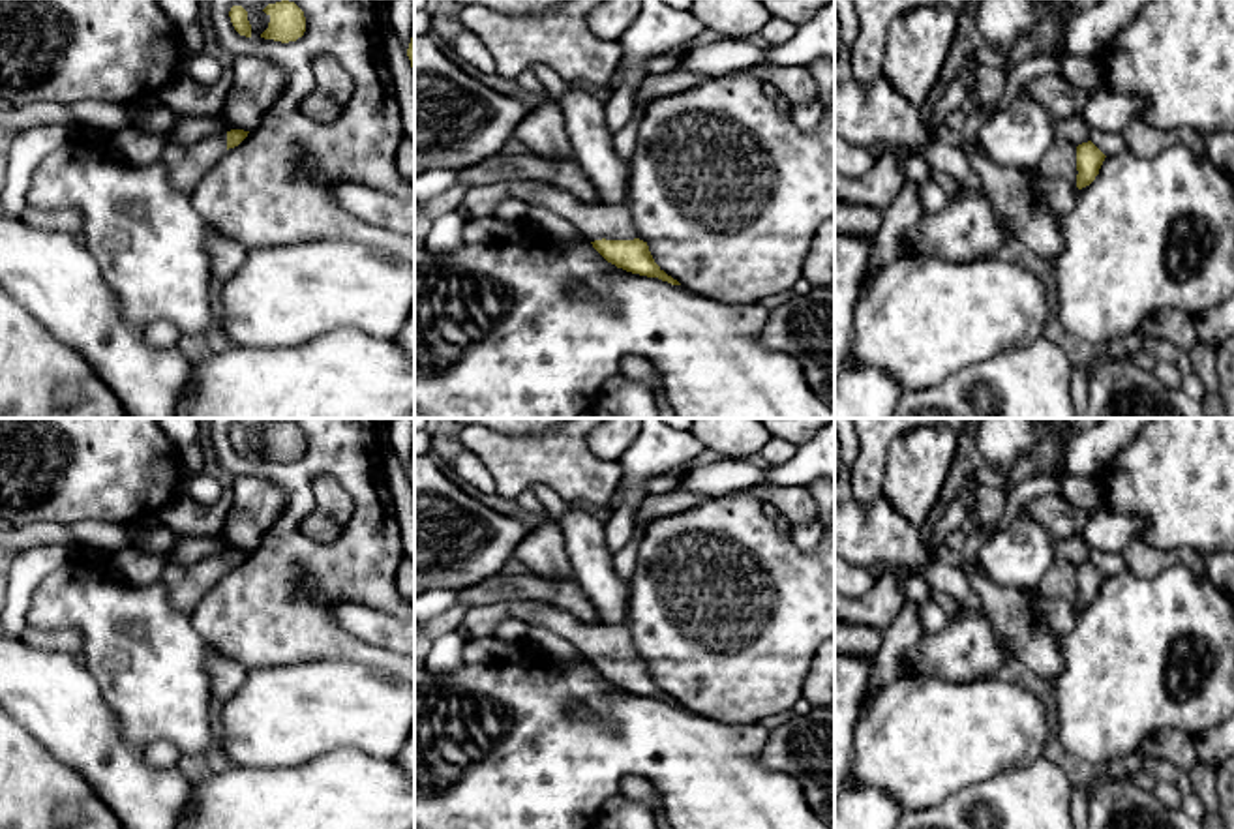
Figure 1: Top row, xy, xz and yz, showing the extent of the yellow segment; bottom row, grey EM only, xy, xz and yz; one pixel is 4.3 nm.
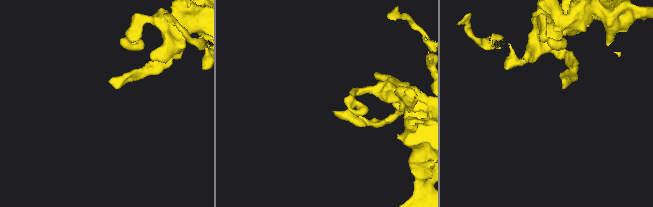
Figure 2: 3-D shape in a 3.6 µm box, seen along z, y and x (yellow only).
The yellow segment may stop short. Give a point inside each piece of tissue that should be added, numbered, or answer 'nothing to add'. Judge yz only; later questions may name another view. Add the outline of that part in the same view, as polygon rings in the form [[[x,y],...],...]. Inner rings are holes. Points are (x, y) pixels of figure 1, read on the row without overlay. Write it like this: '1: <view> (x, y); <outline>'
1: yz (1060, 582); [[[1056,559],[1043,576],[1037,593],[1041,598],[1063,598],[1076,606],[1076,566],[1069,561]]]

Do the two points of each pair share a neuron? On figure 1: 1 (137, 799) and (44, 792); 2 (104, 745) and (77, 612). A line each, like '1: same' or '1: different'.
1: different
2: different

